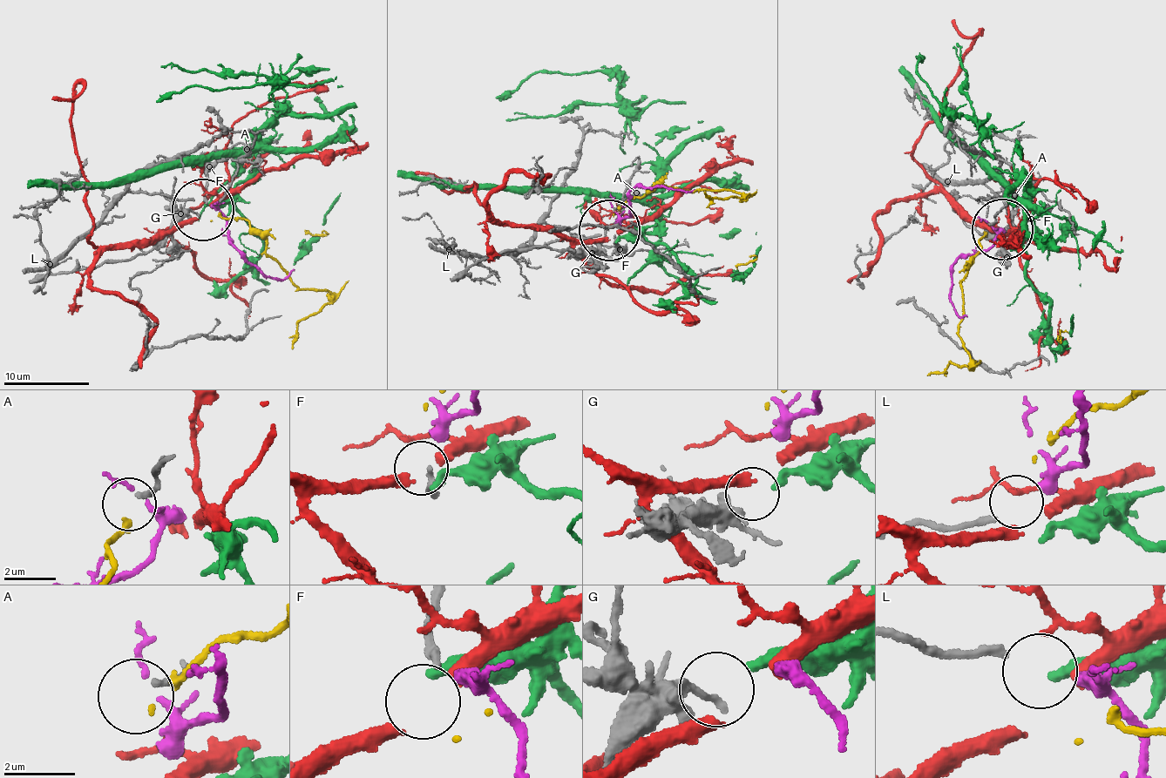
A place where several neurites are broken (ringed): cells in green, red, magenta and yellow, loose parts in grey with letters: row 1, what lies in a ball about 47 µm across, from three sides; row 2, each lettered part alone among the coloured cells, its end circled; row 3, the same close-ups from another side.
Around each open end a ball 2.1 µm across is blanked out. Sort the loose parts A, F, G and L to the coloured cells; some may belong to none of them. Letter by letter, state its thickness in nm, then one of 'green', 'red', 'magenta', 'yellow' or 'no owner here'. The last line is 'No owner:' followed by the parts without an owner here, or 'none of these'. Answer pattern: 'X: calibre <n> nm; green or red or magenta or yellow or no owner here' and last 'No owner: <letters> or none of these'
A: calibre 190 nm; yellow
F: calibre 240 nm; no owner here
G: calibre 400 nm; green
L: calibre 240 nm; magenta
No owner: F

